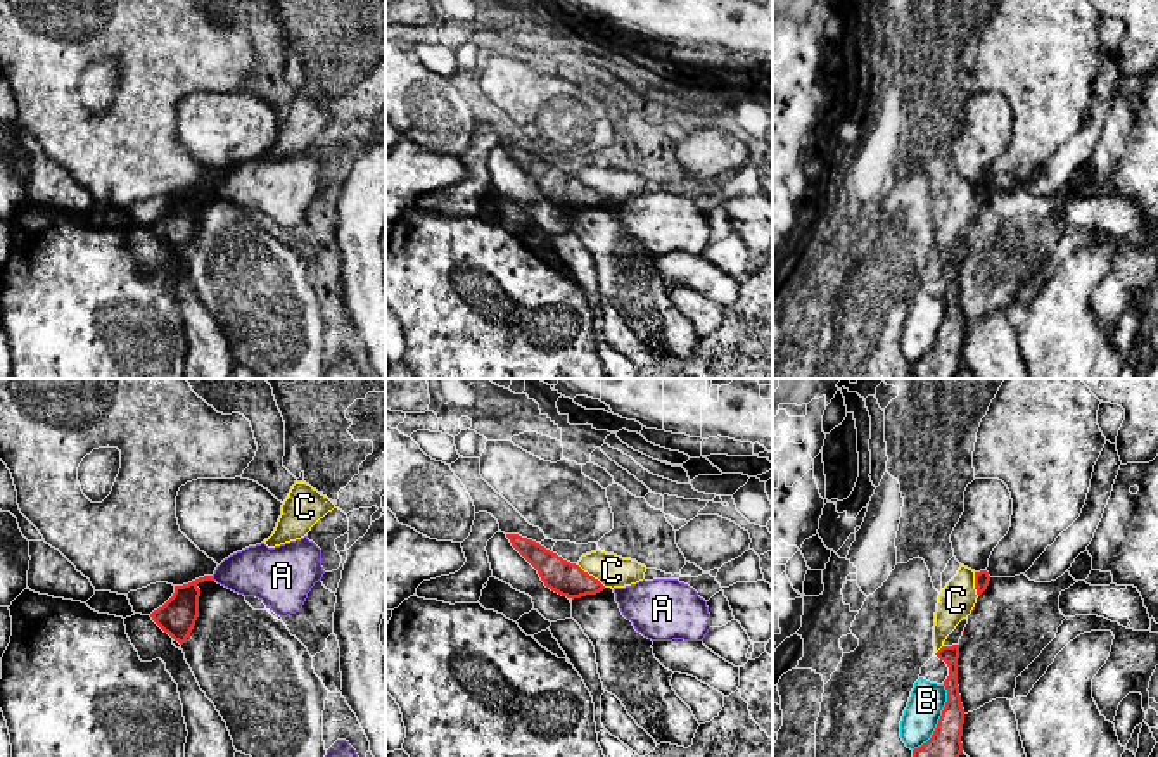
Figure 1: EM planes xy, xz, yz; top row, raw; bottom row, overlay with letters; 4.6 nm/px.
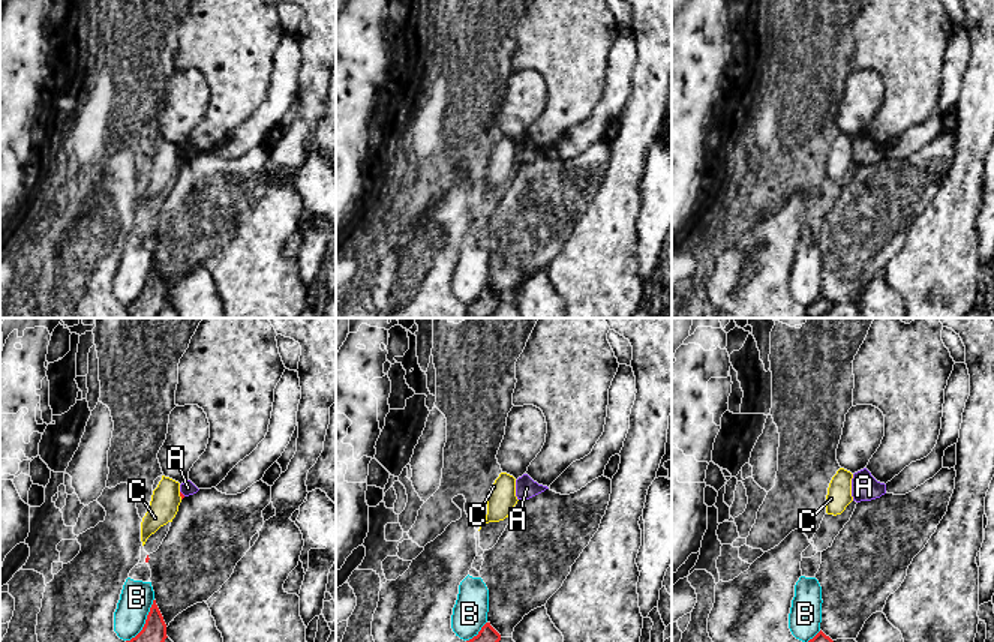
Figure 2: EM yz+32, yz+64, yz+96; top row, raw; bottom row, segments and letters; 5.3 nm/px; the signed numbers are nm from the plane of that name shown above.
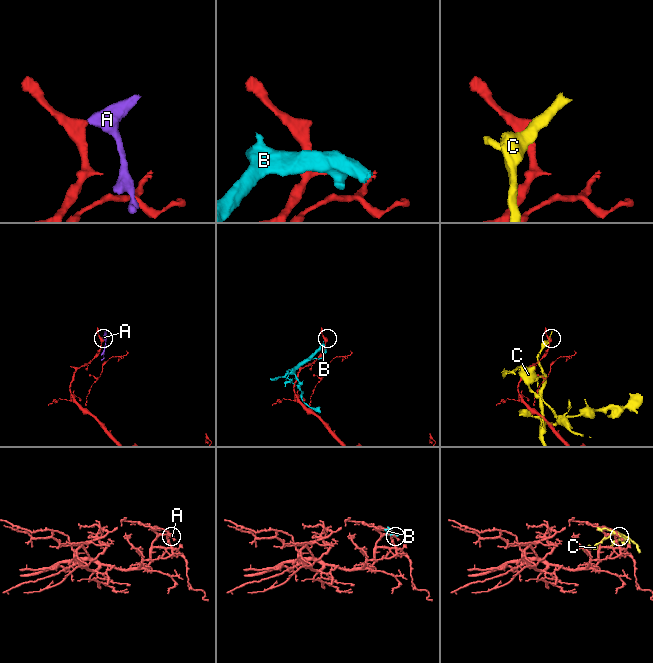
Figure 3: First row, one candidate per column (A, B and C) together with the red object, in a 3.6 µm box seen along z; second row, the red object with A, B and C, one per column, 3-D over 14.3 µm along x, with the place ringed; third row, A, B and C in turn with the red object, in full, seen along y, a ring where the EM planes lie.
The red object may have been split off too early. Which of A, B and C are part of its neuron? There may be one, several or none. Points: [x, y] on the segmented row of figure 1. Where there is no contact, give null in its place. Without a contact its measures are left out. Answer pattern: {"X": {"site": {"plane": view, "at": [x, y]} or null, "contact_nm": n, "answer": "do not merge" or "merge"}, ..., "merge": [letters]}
{"A": {"site": {"plane": "xy", "at": [211, 578]}, "contact_nm": 30, "answer": "do not merge"}, "B": {"site": {"plane": "yz", "at": [939, 719]}, "contact_nm": 340, "answer": "do not merge"}, "C": {"site": {"plane": "xz", "at": [591, 576]}, "contact_nm": 170, "answer": "do not merge"}, "merge": []}

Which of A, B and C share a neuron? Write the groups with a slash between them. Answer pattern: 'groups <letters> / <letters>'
groups A / B / C

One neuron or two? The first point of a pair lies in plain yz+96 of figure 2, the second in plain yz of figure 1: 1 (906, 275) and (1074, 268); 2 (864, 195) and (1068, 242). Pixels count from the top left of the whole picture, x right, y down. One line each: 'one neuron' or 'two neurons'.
1: one neuron
2: two neurons

